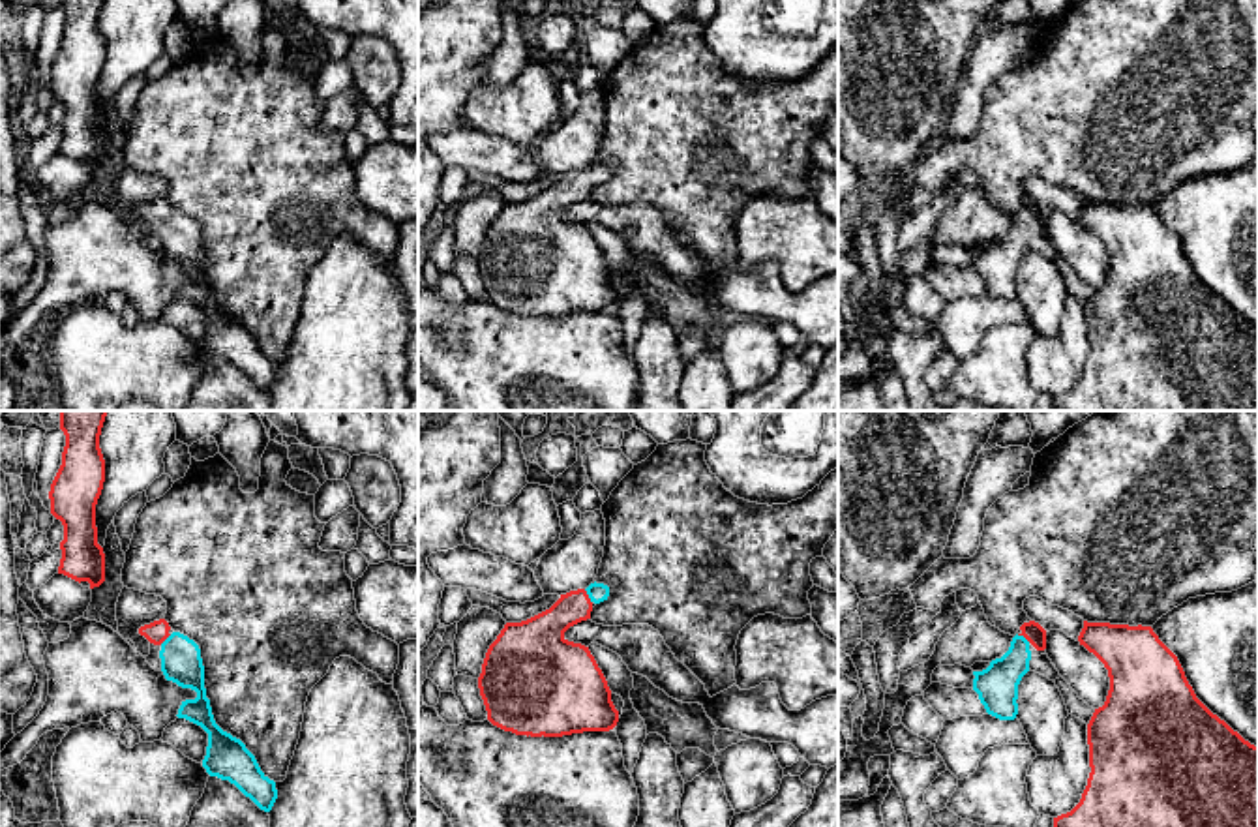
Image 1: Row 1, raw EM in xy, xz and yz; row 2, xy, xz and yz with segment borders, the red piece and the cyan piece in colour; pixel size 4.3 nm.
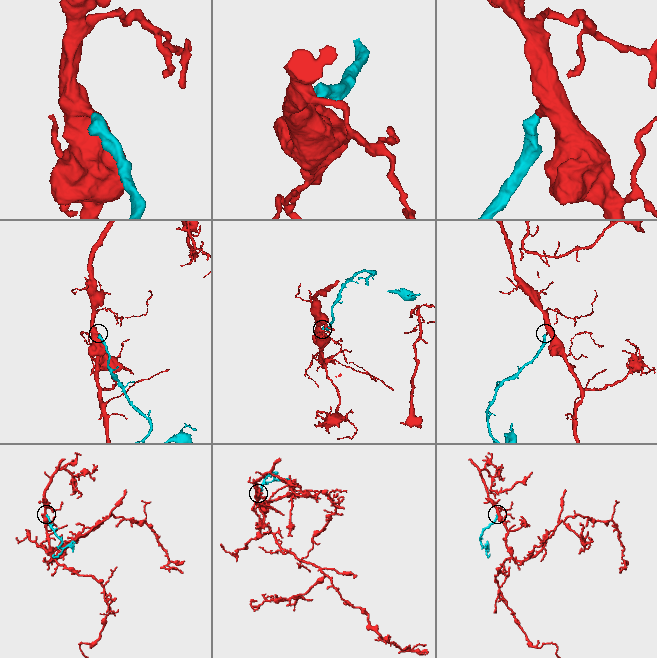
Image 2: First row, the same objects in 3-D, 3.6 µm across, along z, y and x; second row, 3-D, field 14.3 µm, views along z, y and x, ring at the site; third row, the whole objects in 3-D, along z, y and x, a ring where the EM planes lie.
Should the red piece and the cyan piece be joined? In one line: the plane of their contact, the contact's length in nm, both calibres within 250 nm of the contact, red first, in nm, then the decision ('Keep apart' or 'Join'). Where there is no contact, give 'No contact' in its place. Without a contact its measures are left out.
Touches red in xz. Shared border 70 nm. Thickness 180 nm (red) against 80 nm. Join

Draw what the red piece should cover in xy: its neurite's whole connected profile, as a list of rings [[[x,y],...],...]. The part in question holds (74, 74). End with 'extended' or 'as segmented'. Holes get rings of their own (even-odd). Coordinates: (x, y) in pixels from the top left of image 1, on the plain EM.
[[[60,0],[66,15],[62,45],[51,64],[51,94],[64,105],[58,154],[88,161],[90,169],[105,161],[105,133],[97,124],[96,84],[105,62],[105,39],[99,15],[105,0]]]; as segmented

